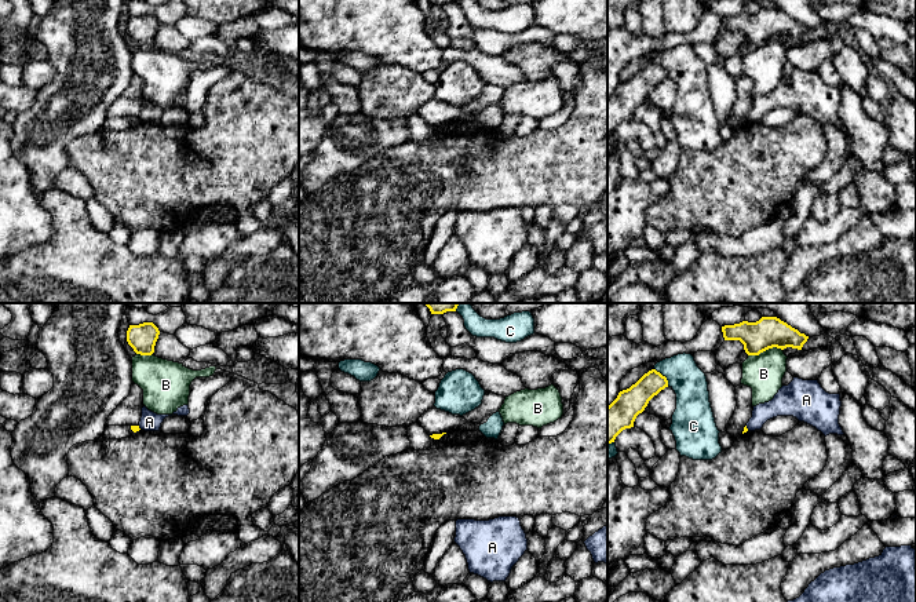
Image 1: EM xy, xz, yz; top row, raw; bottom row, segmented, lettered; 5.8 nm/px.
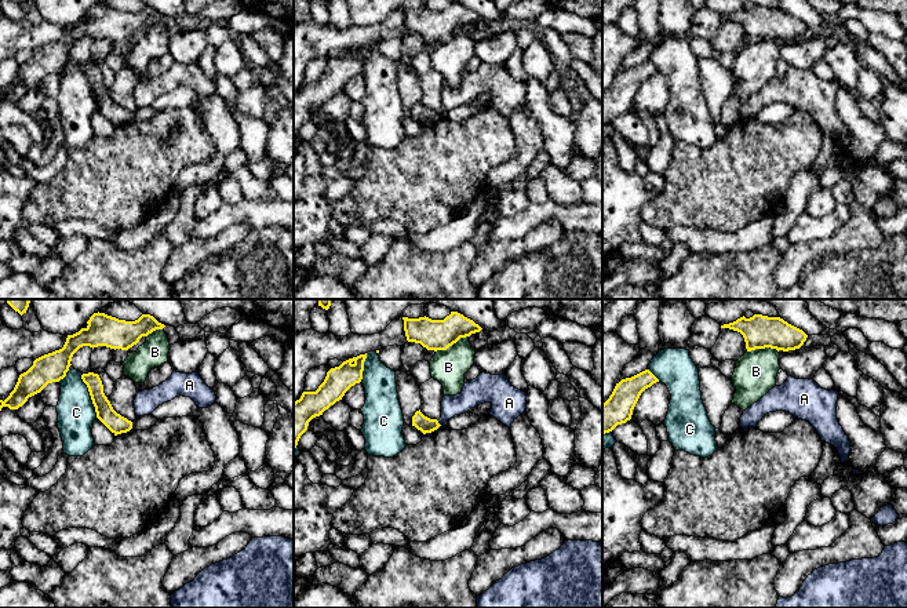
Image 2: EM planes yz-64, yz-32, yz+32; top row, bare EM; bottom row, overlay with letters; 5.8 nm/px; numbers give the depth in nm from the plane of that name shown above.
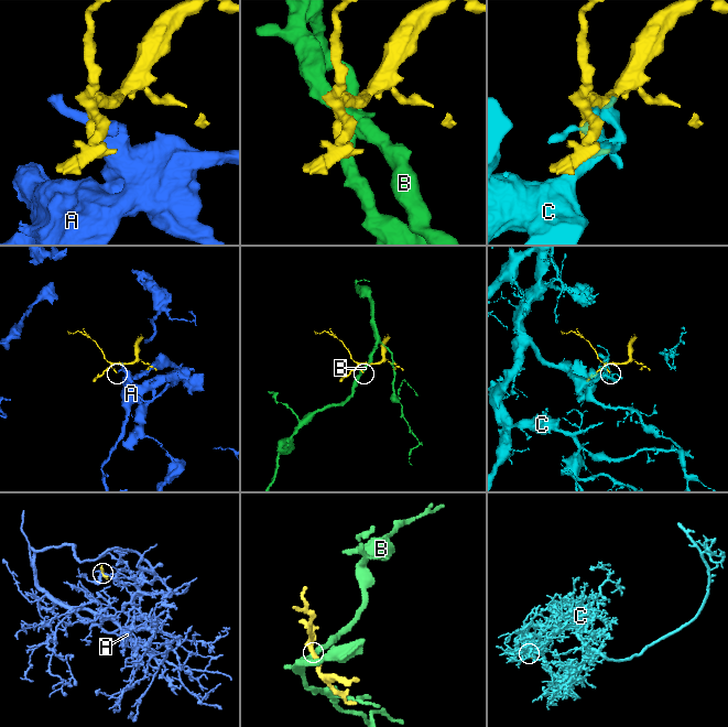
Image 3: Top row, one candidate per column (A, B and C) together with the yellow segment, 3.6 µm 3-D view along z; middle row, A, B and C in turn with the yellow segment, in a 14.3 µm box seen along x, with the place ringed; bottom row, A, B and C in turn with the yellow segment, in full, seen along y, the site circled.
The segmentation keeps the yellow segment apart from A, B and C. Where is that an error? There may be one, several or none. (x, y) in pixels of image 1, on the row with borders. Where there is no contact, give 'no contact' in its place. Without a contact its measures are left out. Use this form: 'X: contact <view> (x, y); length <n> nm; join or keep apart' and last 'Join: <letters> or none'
A: contact yz (747, 429); length 40 nm; keep apart
B: contact yz (765, 350); length 200 nm; keep apart
C: contact yz (664, 376); length 130 nm; keep apart
Join: none

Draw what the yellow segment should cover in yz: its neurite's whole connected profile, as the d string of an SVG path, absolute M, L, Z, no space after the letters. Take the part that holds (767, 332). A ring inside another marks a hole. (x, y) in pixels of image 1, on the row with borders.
M762 317L756 322L742 321L734 325L725 325L722 332L725 340L740 340L748 355L759 355L773 347L802 350L809 339L809 336L777 317Z

